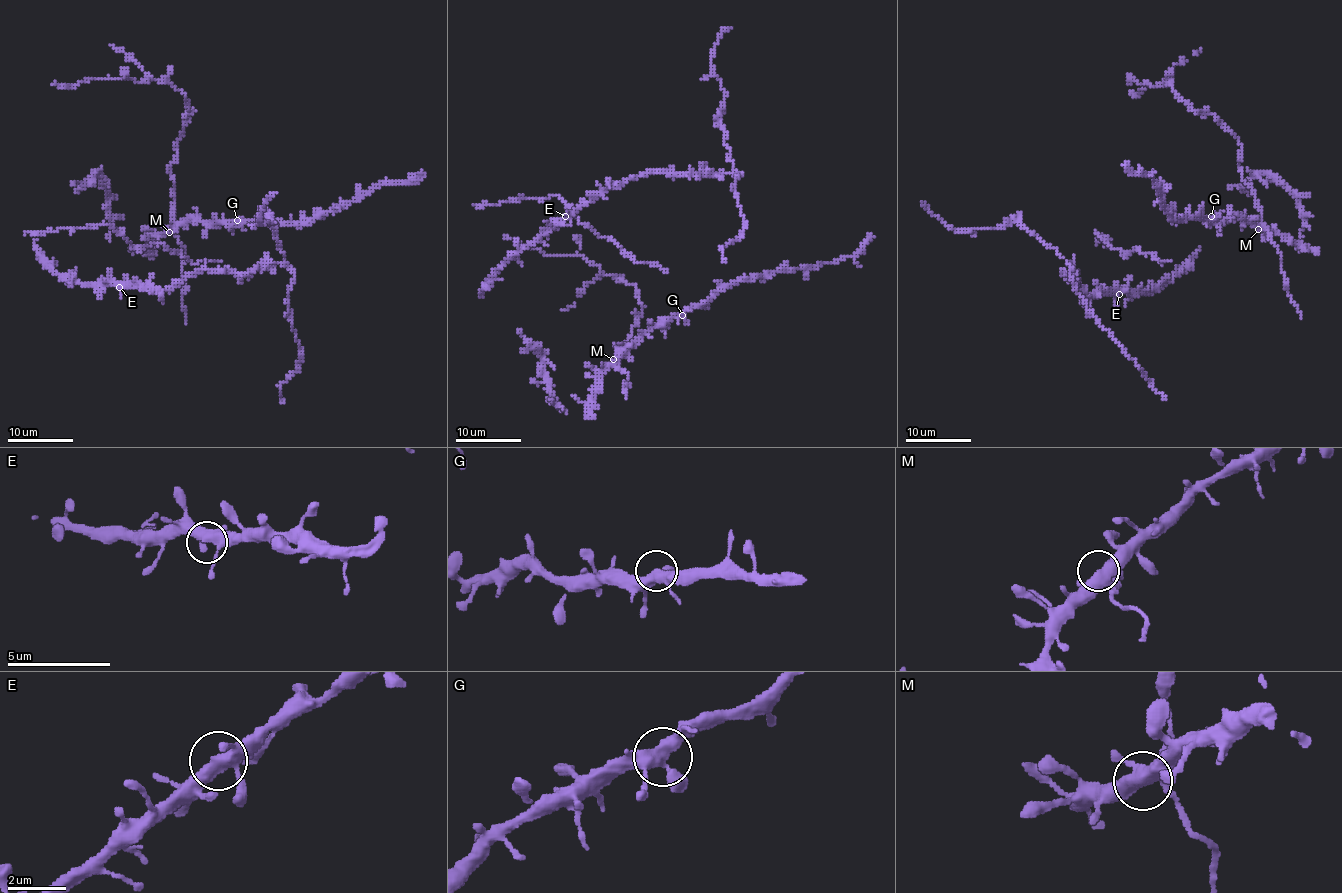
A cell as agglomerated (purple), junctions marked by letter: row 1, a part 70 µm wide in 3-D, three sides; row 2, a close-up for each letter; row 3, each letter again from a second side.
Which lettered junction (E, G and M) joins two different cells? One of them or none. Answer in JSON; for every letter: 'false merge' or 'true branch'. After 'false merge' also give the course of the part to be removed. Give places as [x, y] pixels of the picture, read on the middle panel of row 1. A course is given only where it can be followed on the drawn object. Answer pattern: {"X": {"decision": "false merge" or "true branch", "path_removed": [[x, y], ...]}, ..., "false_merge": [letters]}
{"E": {"decision": "true branch"}, "G": {"decision": "true branch"}, "M": {"decision": "true branch"}, "false_merge": []}

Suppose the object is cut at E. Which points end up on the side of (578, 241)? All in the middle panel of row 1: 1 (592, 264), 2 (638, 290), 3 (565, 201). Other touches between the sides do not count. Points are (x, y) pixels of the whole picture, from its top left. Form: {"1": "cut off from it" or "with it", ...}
{"1": "with it", "2": "with it", "3": "cut off from it"}

